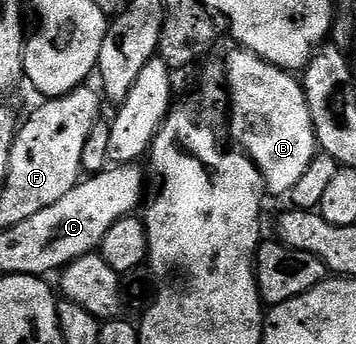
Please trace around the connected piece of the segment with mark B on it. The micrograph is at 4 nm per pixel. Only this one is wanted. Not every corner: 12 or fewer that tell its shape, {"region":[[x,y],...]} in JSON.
{"region":[[234,49],[231,137],[285,196],[319,150],[301,82]]}

